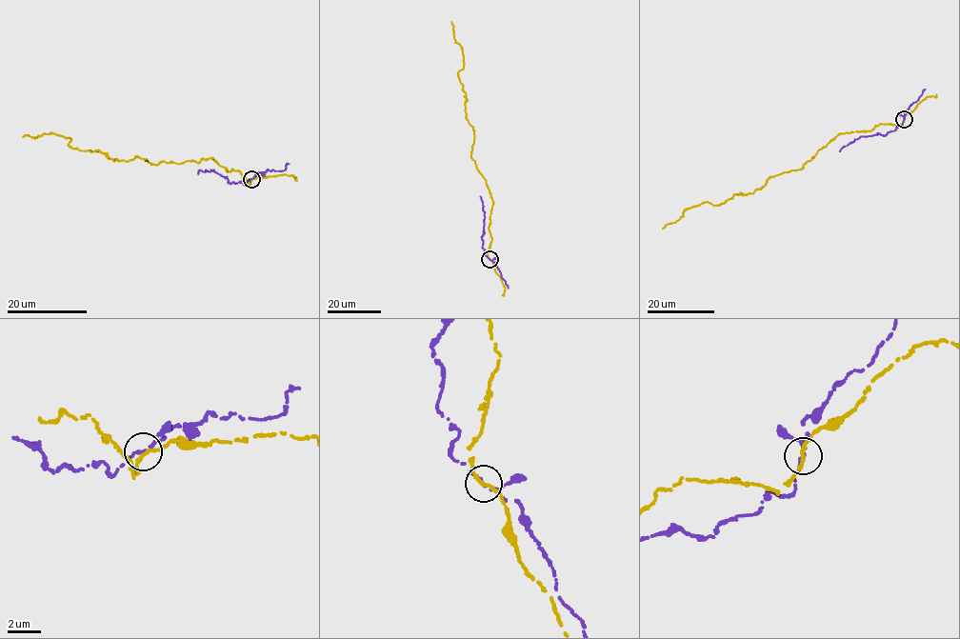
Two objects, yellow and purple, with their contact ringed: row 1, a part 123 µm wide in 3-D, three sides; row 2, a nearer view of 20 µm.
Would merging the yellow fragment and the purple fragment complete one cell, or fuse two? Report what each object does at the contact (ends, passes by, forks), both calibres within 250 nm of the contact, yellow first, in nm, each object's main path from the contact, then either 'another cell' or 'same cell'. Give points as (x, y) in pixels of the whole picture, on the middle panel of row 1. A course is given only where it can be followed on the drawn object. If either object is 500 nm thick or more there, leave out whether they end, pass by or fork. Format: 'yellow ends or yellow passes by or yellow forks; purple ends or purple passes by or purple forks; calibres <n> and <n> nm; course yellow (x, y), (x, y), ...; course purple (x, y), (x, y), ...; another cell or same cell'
yellow passes by; purple ends; calibres 220 and 240 nm; course yellow (490, 259), (493, 201), (471, 157), (474, 131), (457, 74), (463, 54), (451, 21); course purple (490, 259), (482, 247), (485, 217), (480, 196); same cell

